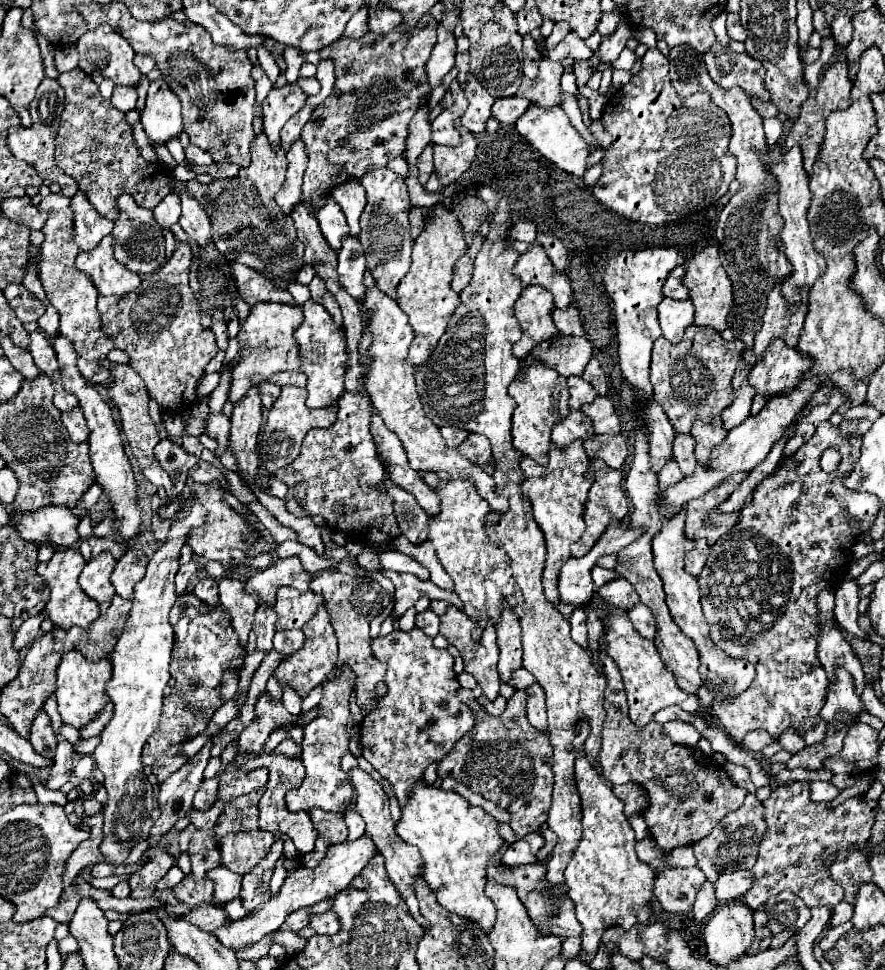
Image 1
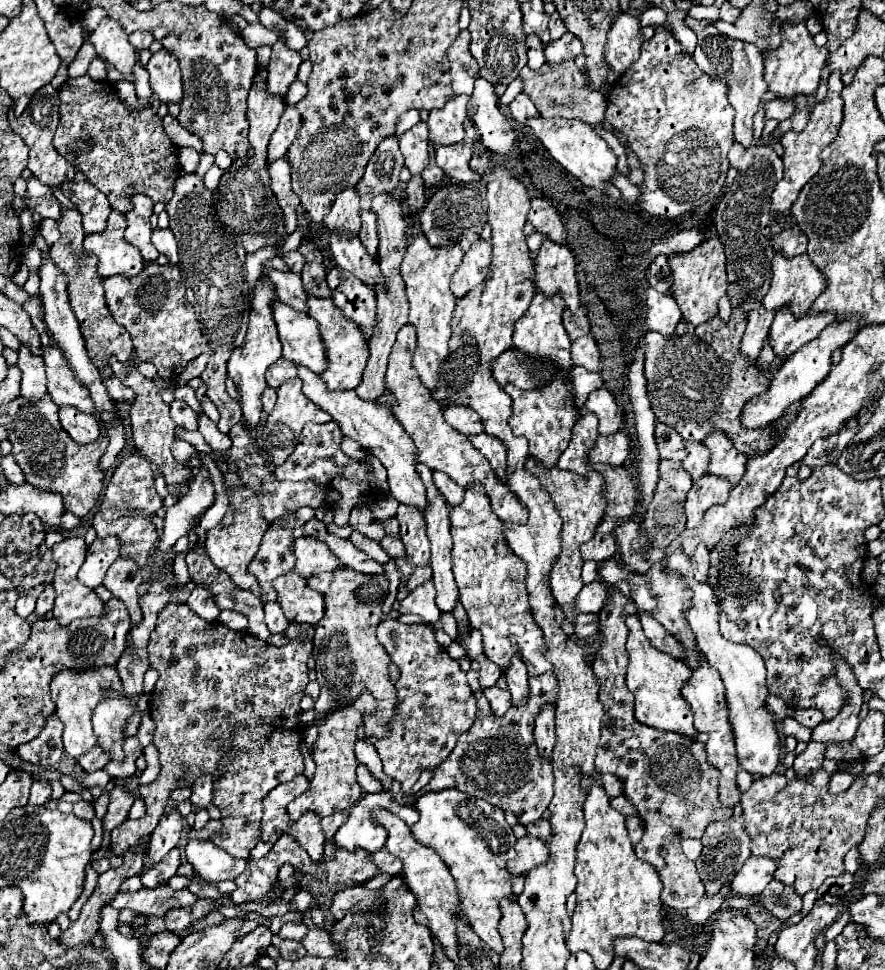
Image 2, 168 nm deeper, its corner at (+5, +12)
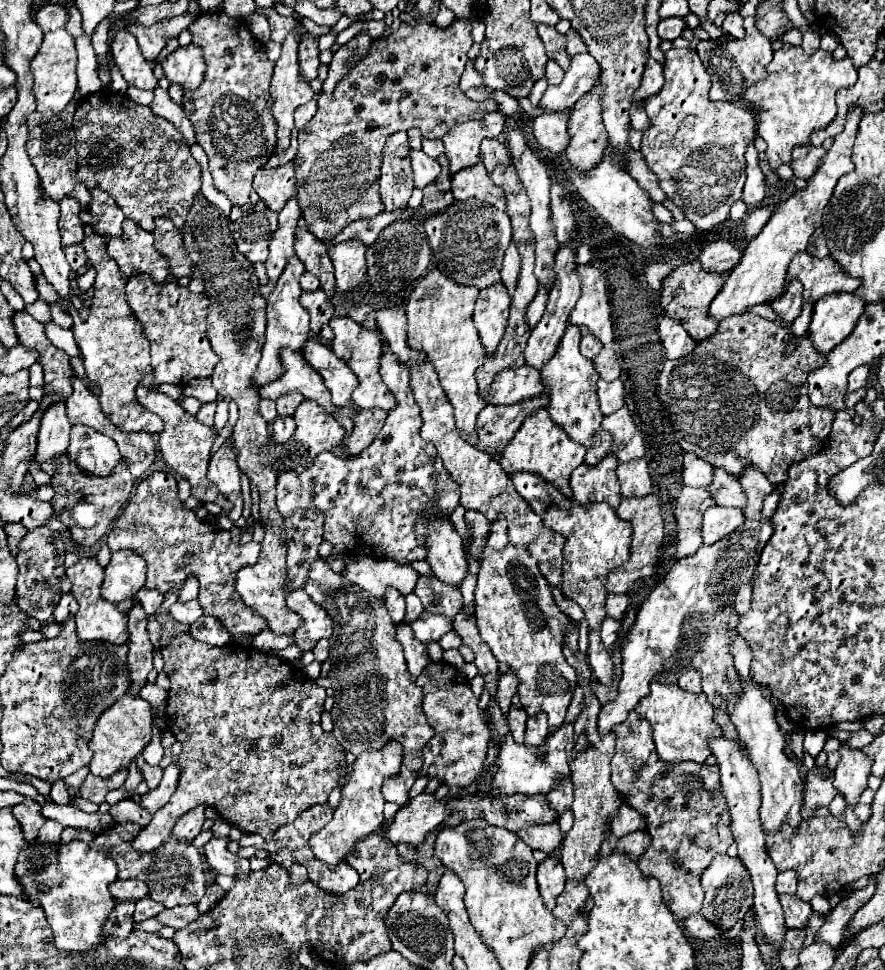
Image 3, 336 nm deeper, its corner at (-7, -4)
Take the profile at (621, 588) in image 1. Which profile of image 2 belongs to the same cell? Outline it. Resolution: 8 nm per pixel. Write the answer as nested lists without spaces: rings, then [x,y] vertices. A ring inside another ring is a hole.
[[[613,584],[607,586],[607,600],[599,612],[601,646],[591,662],[601,684],[599,700],[605,708],[595,770],[597,774],[615,774],[623,780],[623,796],[633,802],[645,826],[643,838],[635,846],[635,854],[657,870],[663,882],[661,902],[669,908],[691,908],[703,898],[705,888],[695,862],[687,860],[679,840],[701,838],[709,822],[729,820],[733,816],[733,808],[721,806],[719,802],[719,770],[707,762],[705,744],[677,732],[649,728],[635,720],[633,694],[625,684],[625,636],[629,630],[623,620],[625,614],[633,612],[637,612],[635,602]]]

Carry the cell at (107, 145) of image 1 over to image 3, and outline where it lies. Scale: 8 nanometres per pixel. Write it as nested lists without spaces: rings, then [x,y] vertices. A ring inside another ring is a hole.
[[[101,90],[79,102],[73,114],[73,128],[77,136],[77,178],[89,190],[97,188],[109,192],[117,200],[123,214],[149,232],[155,230],[153,220],[157,216],[171,218],[179,228],[183,226],[193,204],[193,196],[201,188],[201,166],[191,156],[183,134],[169,120],[153,114],[149,106],[133,102],[127,94]]]

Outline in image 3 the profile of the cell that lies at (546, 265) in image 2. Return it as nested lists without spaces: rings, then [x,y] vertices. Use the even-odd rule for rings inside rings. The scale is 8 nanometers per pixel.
[[[591,264],[579,266],[577,272],[583,280],[583,294],[581,294],[569,322],[575,326],[587,326],[589,332],[605,348],[611,348],[615,342],[615,332],[613,332],[607,278]]]

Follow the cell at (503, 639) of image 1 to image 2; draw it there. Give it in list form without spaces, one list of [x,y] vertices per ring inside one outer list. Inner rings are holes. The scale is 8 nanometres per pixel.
[[[513,654],[511,658],[511,666],[505,670],[505,678],[507,678],[507,686],[511,692],[511,700],[513,704],[525,704],[527,694],[529,694],[529,682],[527,682],[527,668],[521,660],[521,654]]]

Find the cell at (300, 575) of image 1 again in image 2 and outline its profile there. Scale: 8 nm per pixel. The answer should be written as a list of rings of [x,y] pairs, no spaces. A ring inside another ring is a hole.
[[[307,536],[293,540],[293,556],[295,556],[295,566],[289,572],[299,574],[301,578],[309,578],[319,572],[331,572],[331,570],[343,566],[329,552],[325,542],[319,542],[319,540],[307,538]]]

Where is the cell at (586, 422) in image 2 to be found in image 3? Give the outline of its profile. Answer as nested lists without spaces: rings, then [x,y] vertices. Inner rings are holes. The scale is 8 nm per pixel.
[[[611,454],[609,464],[601,462],[593,468],[589,468],[587,464],[581,464],[577,470],[573,470],[569,478],[573,500],[579,506],[587,506],[593,502],[605,502],[617,510],[621,502],[621,488],[615,476],[617,464],[619,464],[617,458]]]

